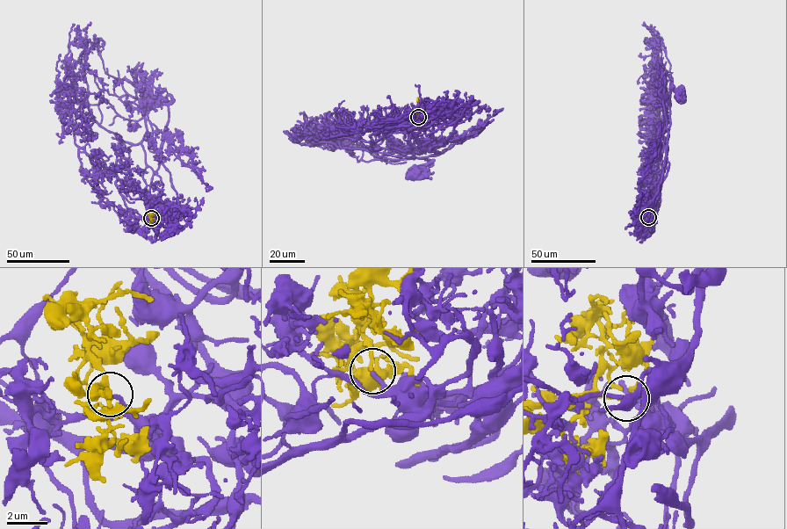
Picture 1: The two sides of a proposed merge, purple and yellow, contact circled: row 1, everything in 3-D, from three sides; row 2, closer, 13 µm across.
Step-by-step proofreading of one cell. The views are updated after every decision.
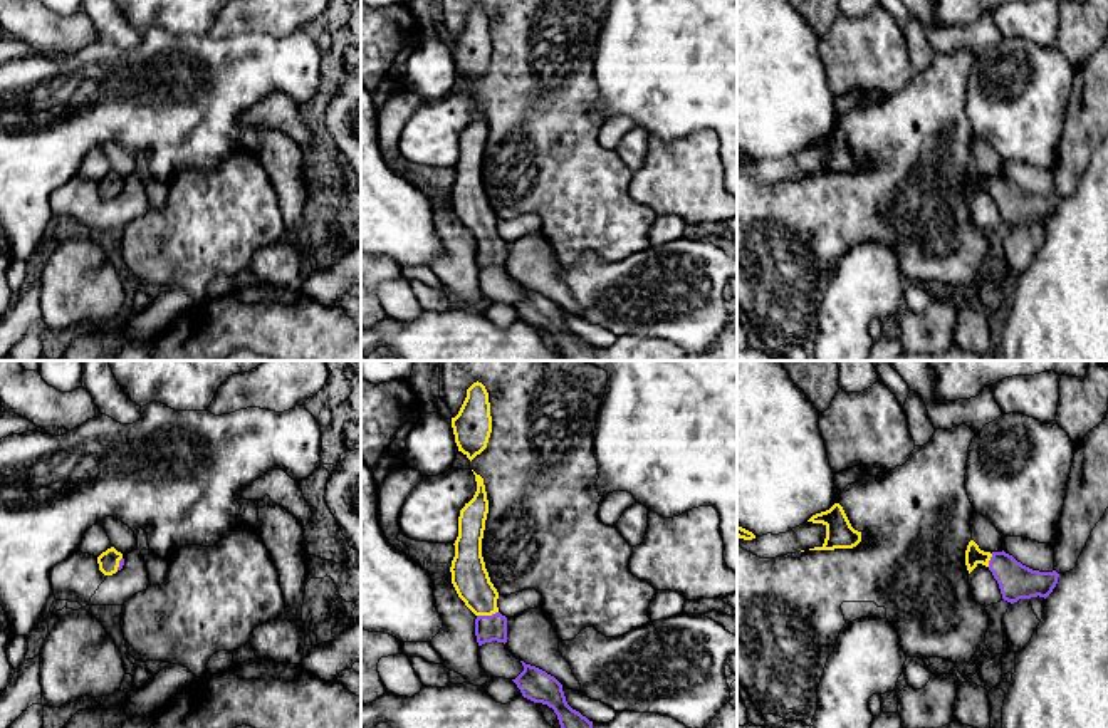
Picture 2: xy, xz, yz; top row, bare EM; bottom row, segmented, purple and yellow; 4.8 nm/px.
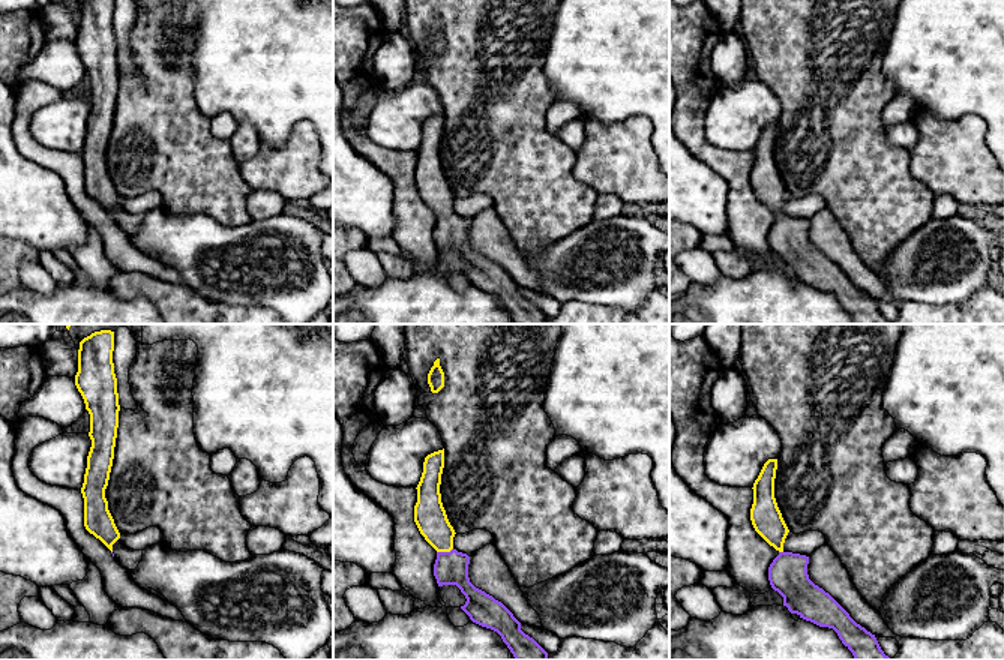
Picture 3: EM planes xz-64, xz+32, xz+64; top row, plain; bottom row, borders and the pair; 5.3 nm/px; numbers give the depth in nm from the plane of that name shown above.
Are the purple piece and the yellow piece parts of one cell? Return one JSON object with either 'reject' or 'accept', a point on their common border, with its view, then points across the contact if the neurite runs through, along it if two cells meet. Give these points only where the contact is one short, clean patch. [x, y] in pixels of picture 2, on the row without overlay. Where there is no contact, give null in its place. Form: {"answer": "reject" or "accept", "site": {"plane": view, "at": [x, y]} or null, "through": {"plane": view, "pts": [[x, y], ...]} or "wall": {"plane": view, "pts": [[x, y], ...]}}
{"answer": "accept", "site": {"plane": "xz", "at": [487, 240]}}

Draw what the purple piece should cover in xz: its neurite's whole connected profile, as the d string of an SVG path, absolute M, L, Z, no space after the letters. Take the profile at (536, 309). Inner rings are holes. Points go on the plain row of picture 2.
M520 287L524 295L512 305L522 320L552 332L566 361L594 361L593 346L567 329L562 309L546 295Z

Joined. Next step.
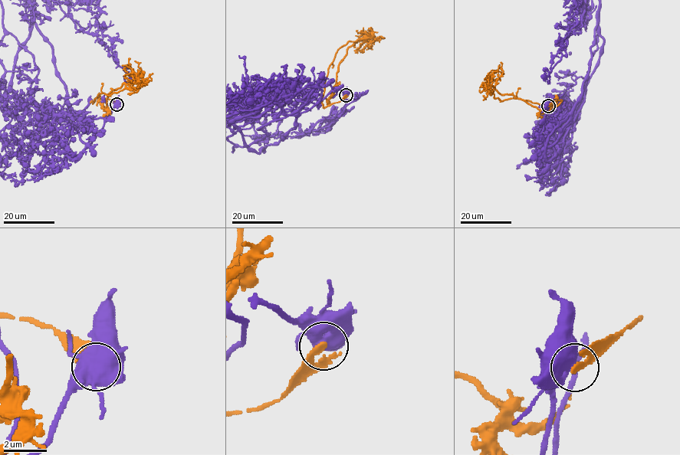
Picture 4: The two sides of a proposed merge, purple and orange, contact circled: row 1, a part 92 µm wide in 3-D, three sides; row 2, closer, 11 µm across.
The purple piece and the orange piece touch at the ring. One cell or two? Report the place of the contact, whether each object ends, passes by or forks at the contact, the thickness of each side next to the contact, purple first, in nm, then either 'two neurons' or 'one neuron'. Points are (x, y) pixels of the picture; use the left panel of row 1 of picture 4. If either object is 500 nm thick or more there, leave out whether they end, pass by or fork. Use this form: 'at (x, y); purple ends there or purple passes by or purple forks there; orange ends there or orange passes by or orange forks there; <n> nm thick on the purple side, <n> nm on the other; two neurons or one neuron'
at (116, 104); 600 nm thick on the purple side, 220 nm on the other; two neurons

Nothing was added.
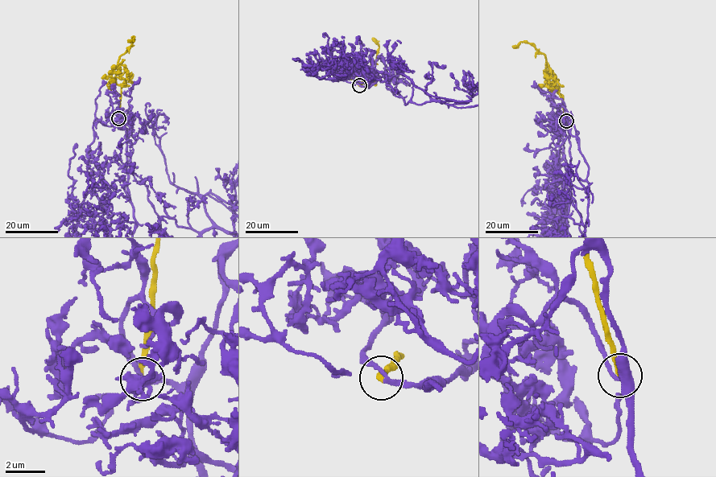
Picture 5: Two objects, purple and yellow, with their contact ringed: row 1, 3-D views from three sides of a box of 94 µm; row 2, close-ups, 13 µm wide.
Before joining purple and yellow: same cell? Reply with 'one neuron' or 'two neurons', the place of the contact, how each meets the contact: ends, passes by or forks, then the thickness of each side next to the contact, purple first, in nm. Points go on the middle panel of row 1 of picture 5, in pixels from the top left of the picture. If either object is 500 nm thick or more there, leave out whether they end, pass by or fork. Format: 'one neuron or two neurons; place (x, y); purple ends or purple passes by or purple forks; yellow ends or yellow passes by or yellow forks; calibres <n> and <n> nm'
one neuron; place (359, 85); purple passes by; yellow ends; calibres 220 and 240 nm

